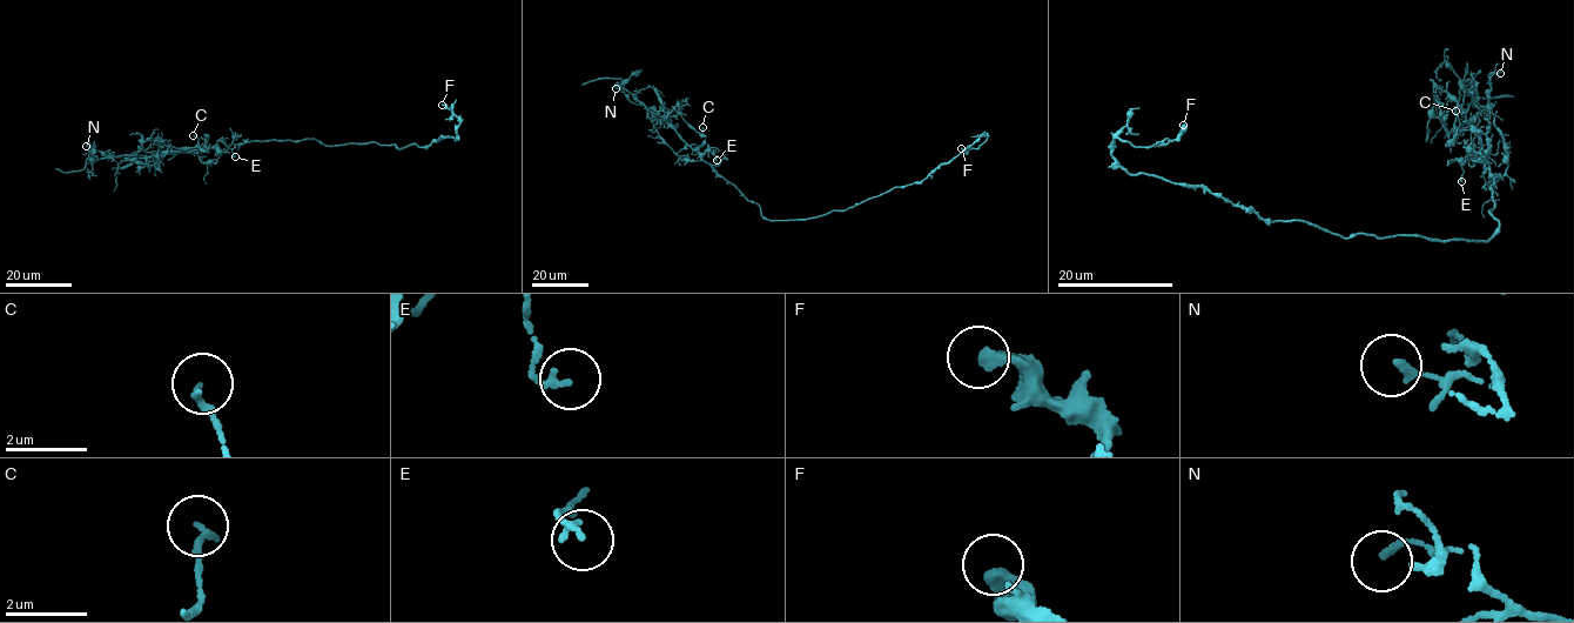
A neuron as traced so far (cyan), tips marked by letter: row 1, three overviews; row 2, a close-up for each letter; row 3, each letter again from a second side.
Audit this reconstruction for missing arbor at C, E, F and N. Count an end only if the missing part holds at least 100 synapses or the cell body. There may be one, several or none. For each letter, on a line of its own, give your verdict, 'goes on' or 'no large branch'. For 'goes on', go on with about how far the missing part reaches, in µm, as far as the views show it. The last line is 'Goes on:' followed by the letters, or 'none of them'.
C: no large branch
E: no large branch
F: no large branch
N: no large branch
Goes on: none of them

